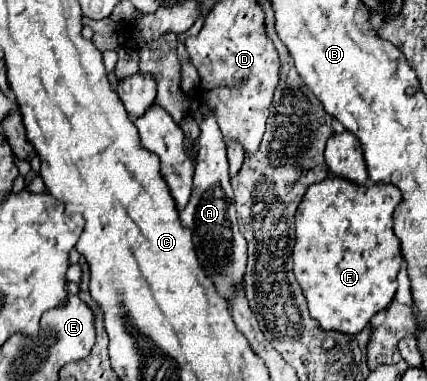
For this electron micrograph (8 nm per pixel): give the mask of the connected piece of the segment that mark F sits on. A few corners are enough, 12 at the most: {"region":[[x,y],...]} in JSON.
{"region":[[349,131],[309,187],[293,273],[325,331],[355,335],[397,293],[395,185],[365,185]]}

